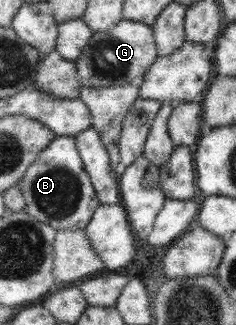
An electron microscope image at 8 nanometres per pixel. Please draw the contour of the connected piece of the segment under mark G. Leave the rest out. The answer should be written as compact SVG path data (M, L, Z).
M121 18L115 25L109 27L107 31L92 32L87 45L83 48L81 55L79 55L79 58L74 63L78 80L83 86L121 87L123 85L133 84L135 87L139 87L143 81L143 76L148 72L149 67L153 66L157 58L157 47L153 37L152 26Z

